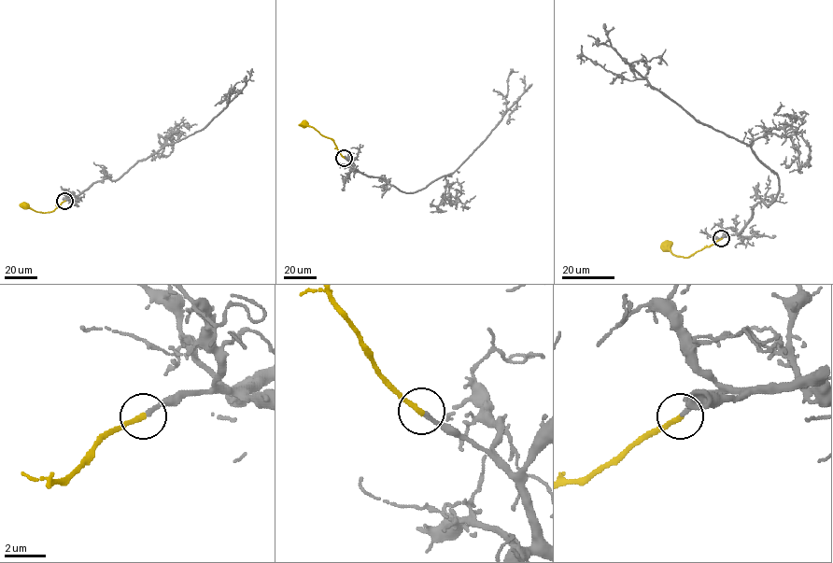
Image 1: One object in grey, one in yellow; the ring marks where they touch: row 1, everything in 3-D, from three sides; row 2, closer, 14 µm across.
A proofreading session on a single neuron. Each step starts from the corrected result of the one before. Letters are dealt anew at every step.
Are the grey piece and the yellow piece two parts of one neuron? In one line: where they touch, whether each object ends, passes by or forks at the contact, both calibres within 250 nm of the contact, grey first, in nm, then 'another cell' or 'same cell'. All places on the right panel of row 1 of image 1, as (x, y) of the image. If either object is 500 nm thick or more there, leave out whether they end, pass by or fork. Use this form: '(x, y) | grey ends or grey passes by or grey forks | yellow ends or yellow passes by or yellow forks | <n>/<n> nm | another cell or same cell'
(721, 238) | grey ends | yellow ends | 220/280 nm | same cell

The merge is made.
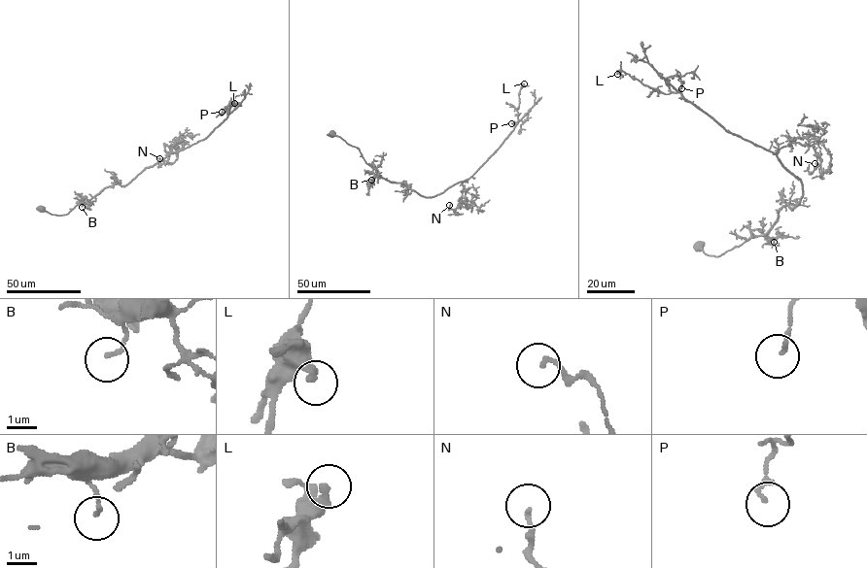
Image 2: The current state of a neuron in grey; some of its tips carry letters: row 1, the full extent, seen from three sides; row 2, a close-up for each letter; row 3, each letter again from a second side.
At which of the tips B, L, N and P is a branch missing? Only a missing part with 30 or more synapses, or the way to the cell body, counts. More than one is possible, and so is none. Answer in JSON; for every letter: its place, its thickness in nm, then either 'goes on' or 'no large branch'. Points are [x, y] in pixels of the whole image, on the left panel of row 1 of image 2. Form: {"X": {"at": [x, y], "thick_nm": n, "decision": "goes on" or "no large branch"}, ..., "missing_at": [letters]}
{"B": {"at": [82, 207], "thick_nm": 130, "decision": "no large branch"}, "L": {"at": [234, 103], "thick_nm": 320, "decision": "no large branch"}, "N": {"at": [159, 158], "thick_nm": 150, "decision": "no large branch"}, "P": {"at": [222, 112], "thick_nm": 110, "decision": "no large branch"}, "missing_at": []}

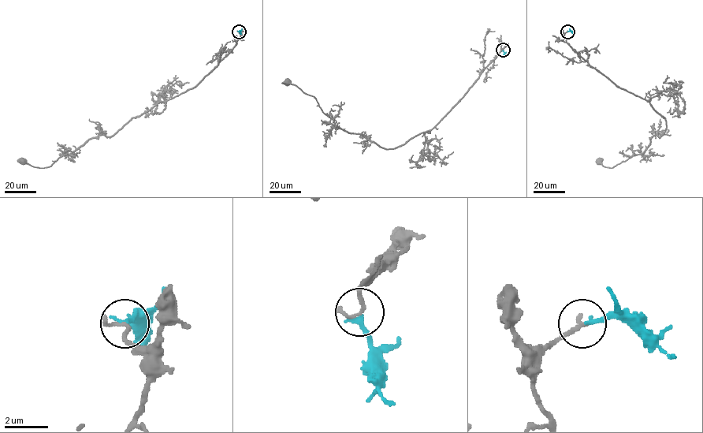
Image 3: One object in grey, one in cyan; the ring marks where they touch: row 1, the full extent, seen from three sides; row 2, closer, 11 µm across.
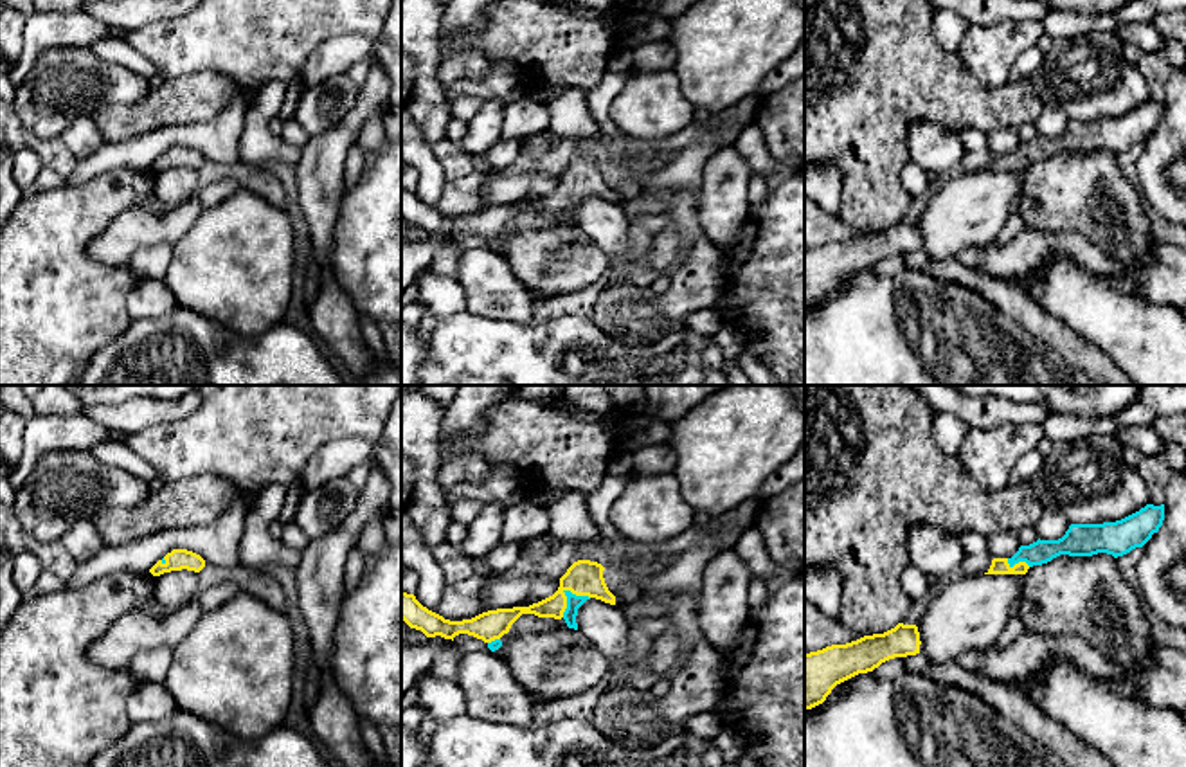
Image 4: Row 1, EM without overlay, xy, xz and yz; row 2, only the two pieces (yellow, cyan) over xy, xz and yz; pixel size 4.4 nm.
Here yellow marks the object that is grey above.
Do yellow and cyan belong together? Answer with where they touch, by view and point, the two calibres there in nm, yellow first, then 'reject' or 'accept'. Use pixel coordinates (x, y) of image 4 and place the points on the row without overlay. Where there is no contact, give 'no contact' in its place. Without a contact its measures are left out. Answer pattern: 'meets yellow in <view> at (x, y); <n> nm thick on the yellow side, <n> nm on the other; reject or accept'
meets yellow in xz at (564, 189); 160 nm thick on the yellow side, 70 nm on the other; accept

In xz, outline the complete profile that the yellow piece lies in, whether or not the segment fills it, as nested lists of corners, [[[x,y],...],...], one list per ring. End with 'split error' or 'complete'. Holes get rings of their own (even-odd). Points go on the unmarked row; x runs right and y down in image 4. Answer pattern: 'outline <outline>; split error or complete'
outline [[[578,157],[560,175],[558,187],[529,203],[497,205],[482,209],[472,216],[450,218],[423,203],[414,191],[401,187],[401,216],[427,234],[441,232],[452,236],[459,230],[468,230],[482,236],[491,248],[502,243],[500,234],[509,229],[511,221],[522,211],[538,214],[565,216],[569,225],[578,227],[578,205],[590,194],[615,202],[615,193],[608,187],[605,164],[597,158]]]; split error

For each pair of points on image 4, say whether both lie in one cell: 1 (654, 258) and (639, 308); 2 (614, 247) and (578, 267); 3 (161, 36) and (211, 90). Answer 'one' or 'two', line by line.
1: two
2: two
3: two

